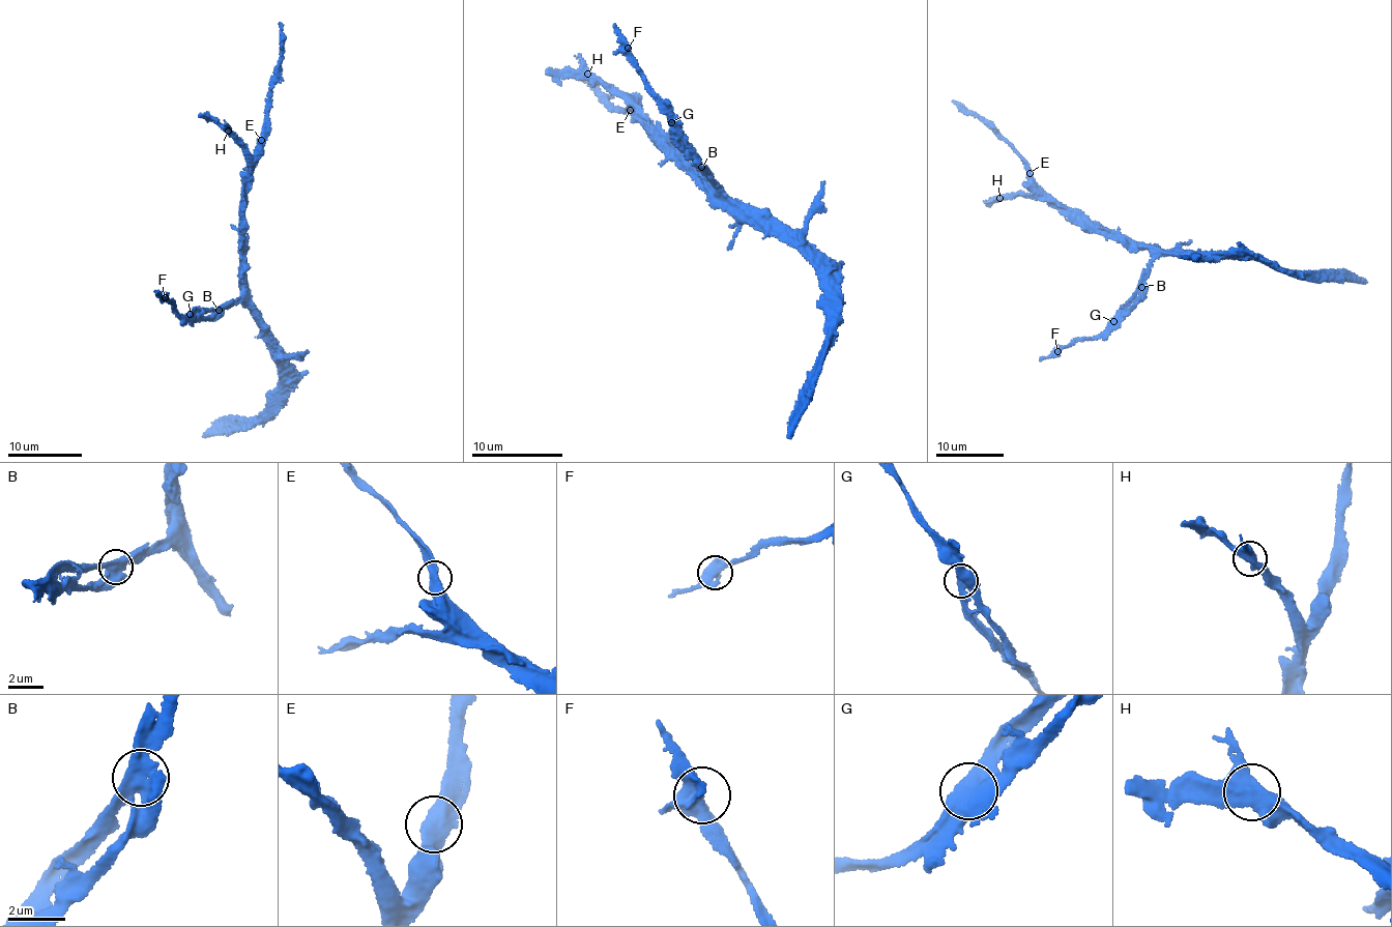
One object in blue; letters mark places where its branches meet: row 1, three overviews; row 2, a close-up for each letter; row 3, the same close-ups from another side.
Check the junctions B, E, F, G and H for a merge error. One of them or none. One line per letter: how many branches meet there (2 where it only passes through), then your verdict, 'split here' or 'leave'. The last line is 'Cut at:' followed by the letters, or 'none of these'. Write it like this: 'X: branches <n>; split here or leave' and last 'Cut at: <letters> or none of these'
B: branches 3; leave
E: branches 2; leave
F: branches 3; leave
G: branches 3; leave
H: branches 3; leave
Cut at: none of these

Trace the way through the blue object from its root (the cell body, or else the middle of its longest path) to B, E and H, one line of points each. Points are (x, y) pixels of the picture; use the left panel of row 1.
B: (247, 285), (242, 294), (219, 311)
E: (247, 285), (241, 207), (253, 180), (251, 175), (261, 140)
H: (247, 285), (241, 207), (251, 186), (252, 173), (241, 147), (228, 131)

